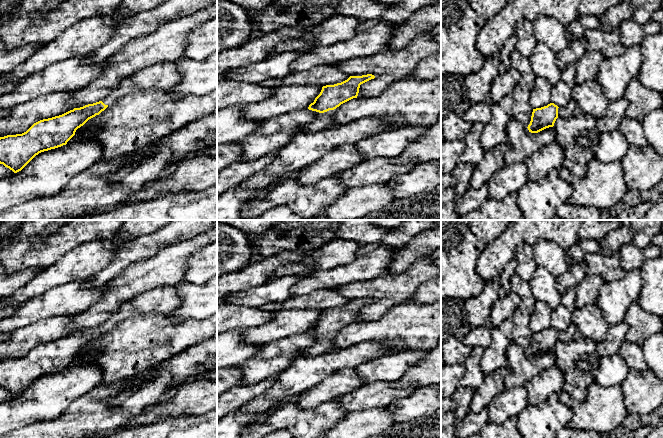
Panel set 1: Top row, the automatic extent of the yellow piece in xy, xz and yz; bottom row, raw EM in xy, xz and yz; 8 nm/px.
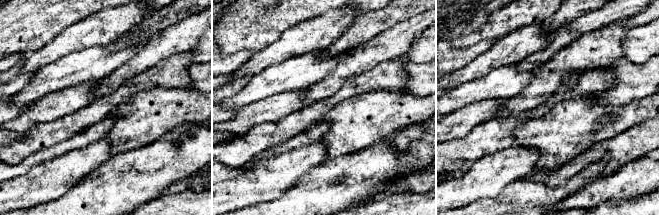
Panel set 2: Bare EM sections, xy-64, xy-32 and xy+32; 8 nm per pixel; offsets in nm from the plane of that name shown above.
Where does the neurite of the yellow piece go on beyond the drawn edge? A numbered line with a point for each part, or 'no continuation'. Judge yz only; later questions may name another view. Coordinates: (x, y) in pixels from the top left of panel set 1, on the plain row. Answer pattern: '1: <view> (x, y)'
1: yz (568, 334)

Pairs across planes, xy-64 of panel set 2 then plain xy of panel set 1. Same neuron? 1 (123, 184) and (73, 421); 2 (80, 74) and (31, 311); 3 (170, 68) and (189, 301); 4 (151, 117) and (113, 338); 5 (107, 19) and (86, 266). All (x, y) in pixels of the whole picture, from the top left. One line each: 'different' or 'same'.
1: same
2: same
3: different
4: same
5: same

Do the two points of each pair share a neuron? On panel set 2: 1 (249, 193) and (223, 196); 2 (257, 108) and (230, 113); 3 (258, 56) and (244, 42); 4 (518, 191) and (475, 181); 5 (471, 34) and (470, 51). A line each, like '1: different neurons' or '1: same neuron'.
1: same neuron
2: different neurons
3: different neurons
4: different neurons
5: different neurons

